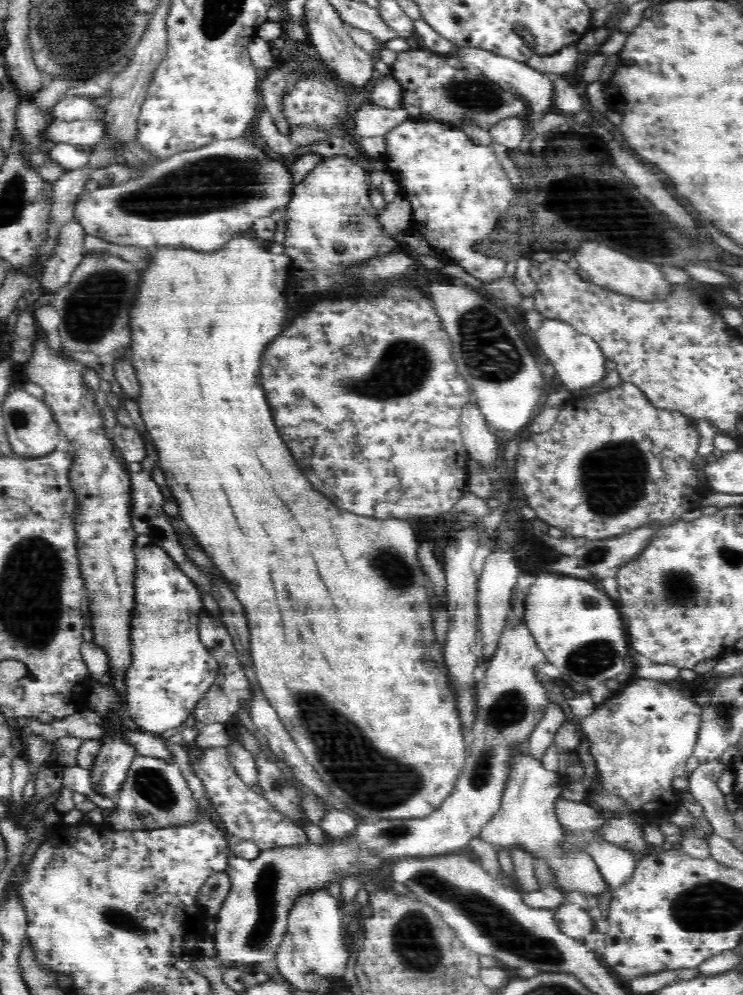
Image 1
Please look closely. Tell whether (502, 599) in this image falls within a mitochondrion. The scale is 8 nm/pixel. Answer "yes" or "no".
no

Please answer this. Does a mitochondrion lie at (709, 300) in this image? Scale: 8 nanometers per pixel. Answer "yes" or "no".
no

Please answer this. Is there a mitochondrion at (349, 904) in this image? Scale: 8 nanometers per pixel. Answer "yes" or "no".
no

